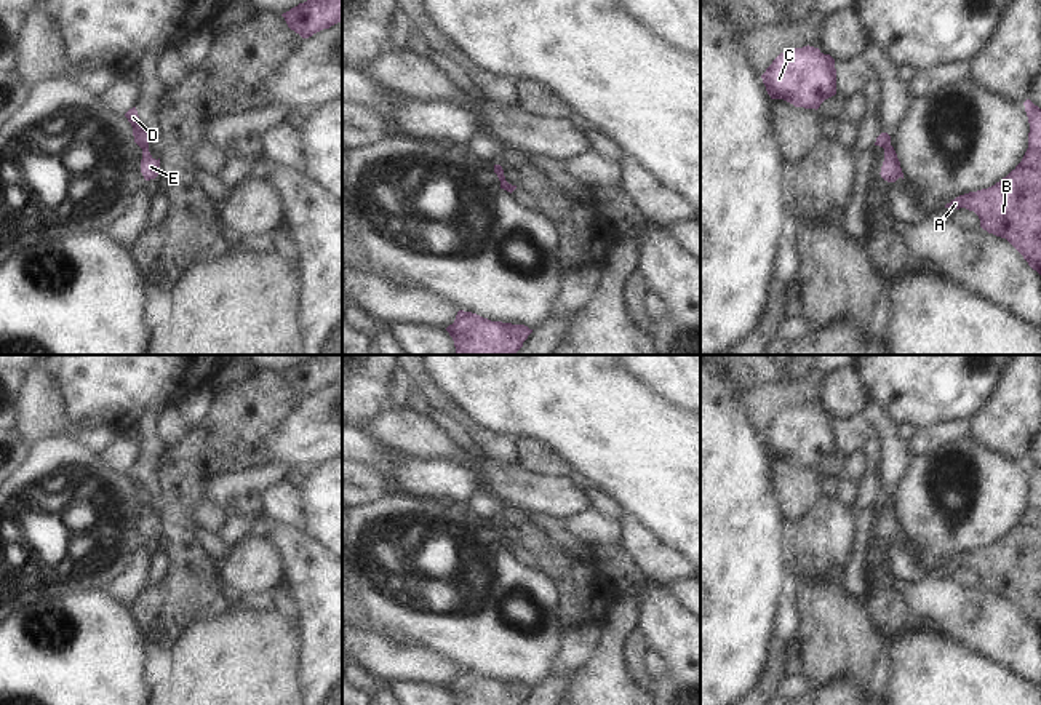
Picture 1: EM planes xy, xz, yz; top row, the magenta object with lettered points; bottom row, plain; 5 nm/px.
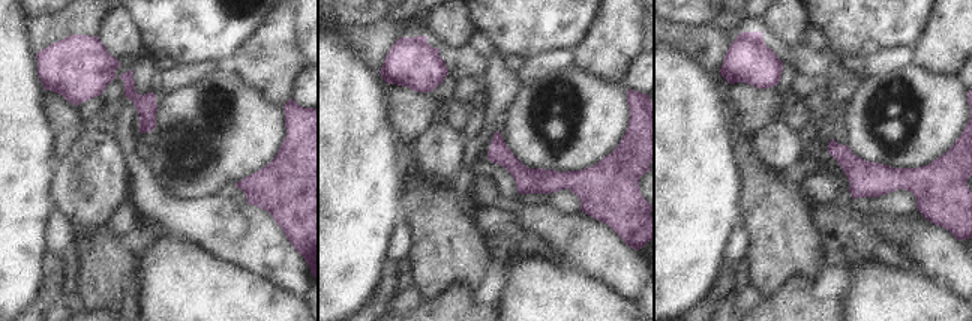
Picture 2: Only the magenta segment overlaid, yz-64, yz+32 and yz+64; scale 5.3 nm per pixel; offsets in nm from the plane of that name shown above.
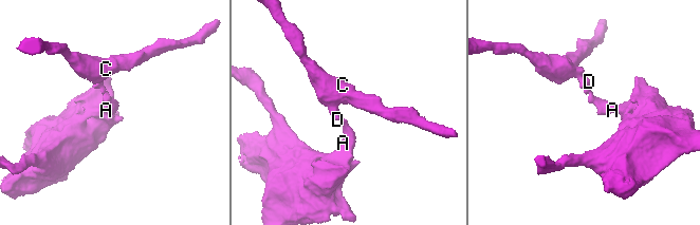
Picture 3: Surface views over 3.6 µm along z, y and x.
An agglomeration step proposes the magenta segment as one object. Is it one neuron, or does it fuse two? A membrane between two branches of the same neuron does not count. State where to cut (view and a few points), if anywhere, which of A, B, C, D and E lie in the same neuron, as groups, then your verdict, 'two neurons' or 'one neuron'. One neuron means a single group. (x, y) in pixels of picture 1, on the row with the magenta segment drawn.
cut xy (147, 147), (143, 151); groups A B E / C D; two neurons

